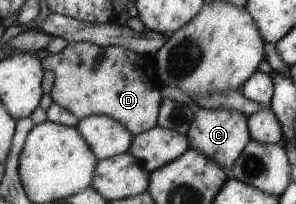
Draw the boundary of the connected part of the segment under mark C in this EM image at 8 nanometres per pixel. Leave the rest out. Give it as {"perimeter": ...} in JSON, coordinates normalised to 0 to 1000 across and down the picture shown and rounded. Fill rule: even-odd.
{"perimeter":[[[672,529],[655,559],[655,588],[635,647],[625,657],[635,681],[635,725],[649,725],[696,775],[743,799],[757,833],[774,848],[777,824],[794,809],[797,775],[821,745],[824,716],[848,686],[845,642],[834,632],[834,569],[797,549],[797,539],[723,539]]]}

